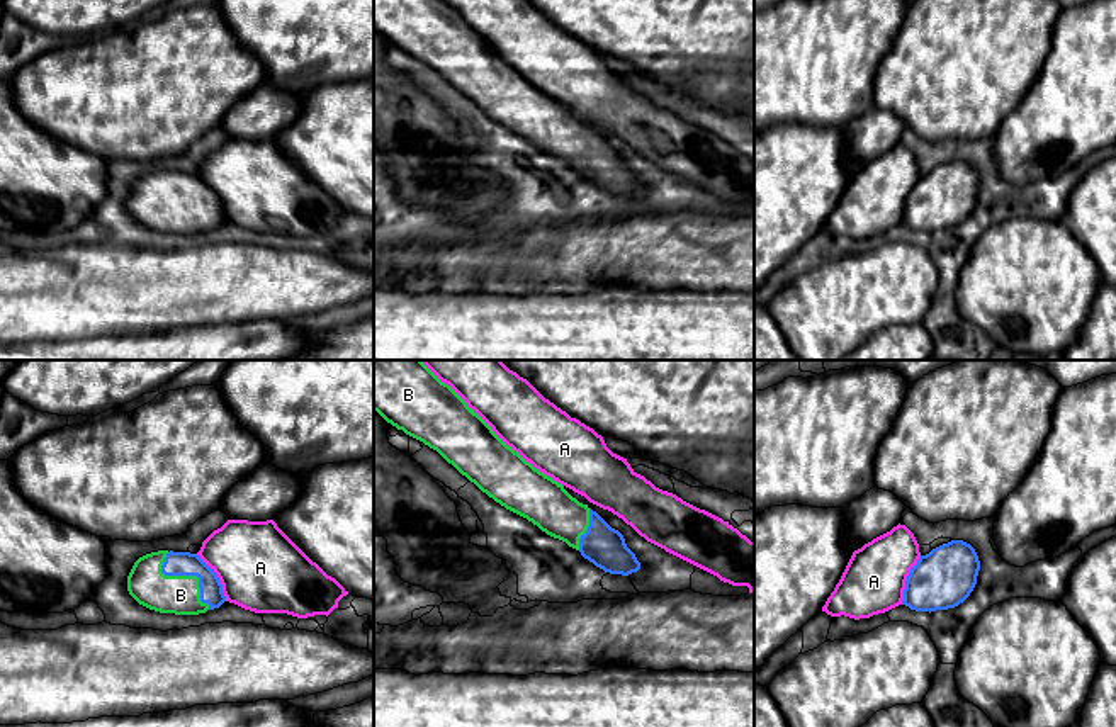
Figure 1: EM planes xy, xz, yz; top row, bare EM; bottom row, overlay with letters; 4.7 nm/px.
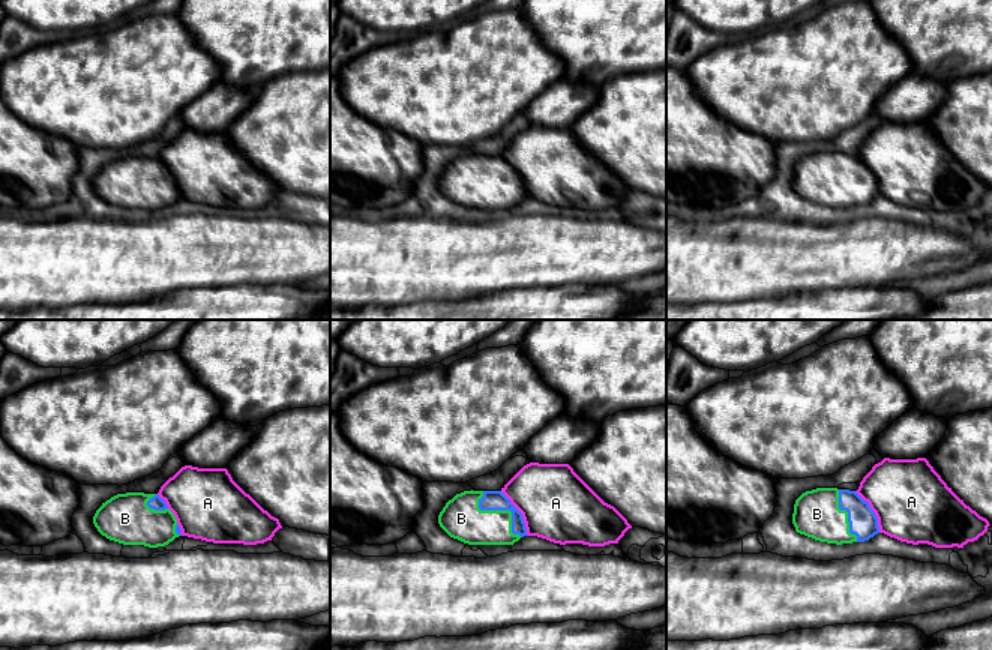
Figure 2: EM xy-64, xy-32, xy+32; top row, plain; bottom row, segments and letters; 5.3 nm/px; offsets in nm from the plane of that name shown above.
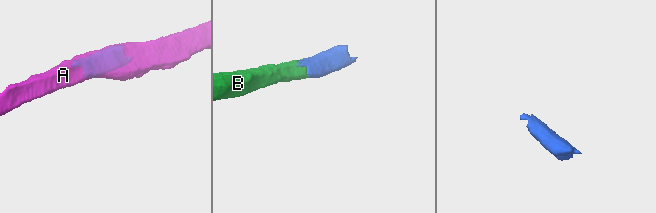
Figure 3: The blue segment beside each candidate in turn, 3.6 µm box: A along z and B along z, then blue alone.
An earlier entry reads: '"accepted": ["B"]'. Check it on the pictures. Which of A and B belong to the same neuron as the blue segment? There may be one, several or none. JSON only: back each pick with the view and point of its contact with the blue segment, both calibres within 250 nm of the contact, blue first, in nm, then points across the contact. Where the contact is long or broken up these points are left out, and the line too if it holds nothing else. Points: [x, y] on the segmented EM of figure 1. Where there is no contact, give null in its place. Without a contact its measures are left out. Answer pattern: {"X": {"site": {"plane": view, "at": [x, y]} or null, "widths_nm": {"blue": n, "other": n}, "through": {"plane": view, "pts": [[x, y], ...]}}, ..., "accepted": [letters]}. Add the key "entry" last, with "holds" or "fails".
{"B": {"site": {"plane": "xy", "at": [187, 574]}, "widths_nm": {"blue": 110, "other": 190}, "through": {"plane": "xy", "pts": [[175, 563], [187, 574], [180, 581], [180, 595]]}}, "accepted": ["B"], "entry": "holds"}

